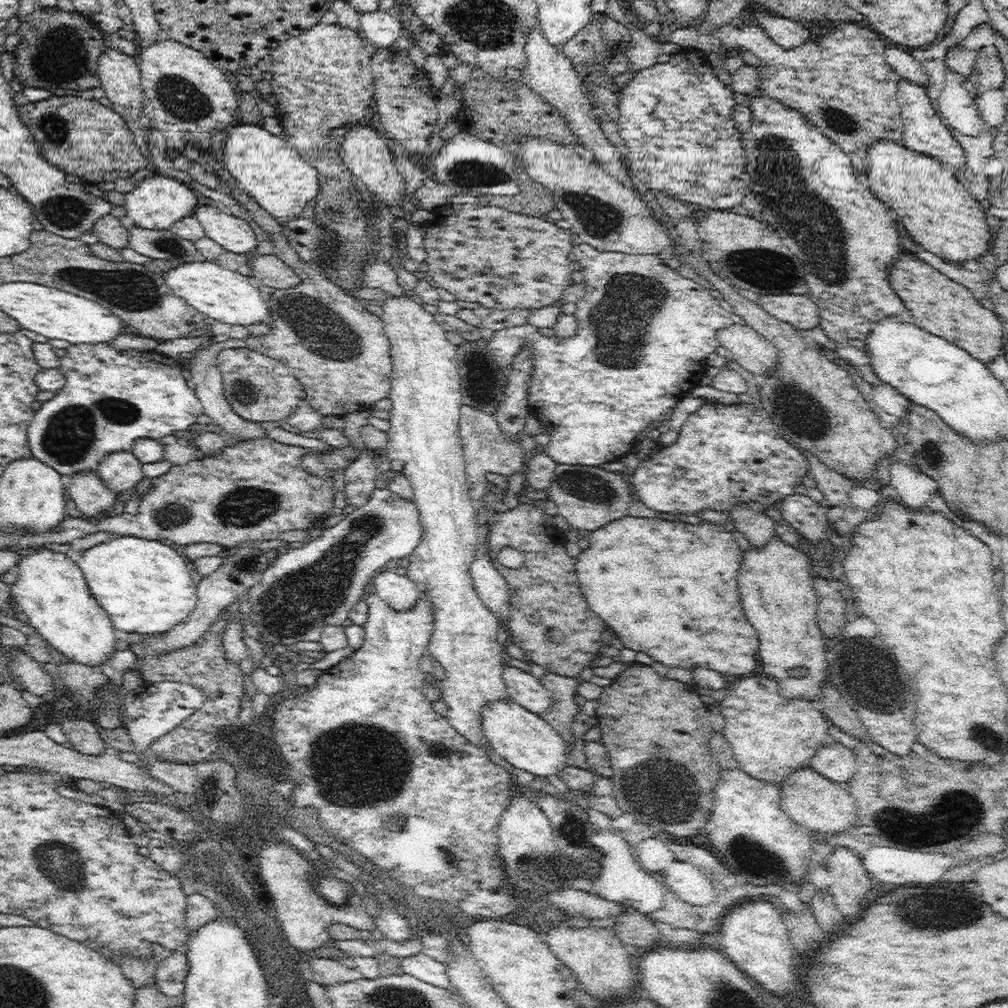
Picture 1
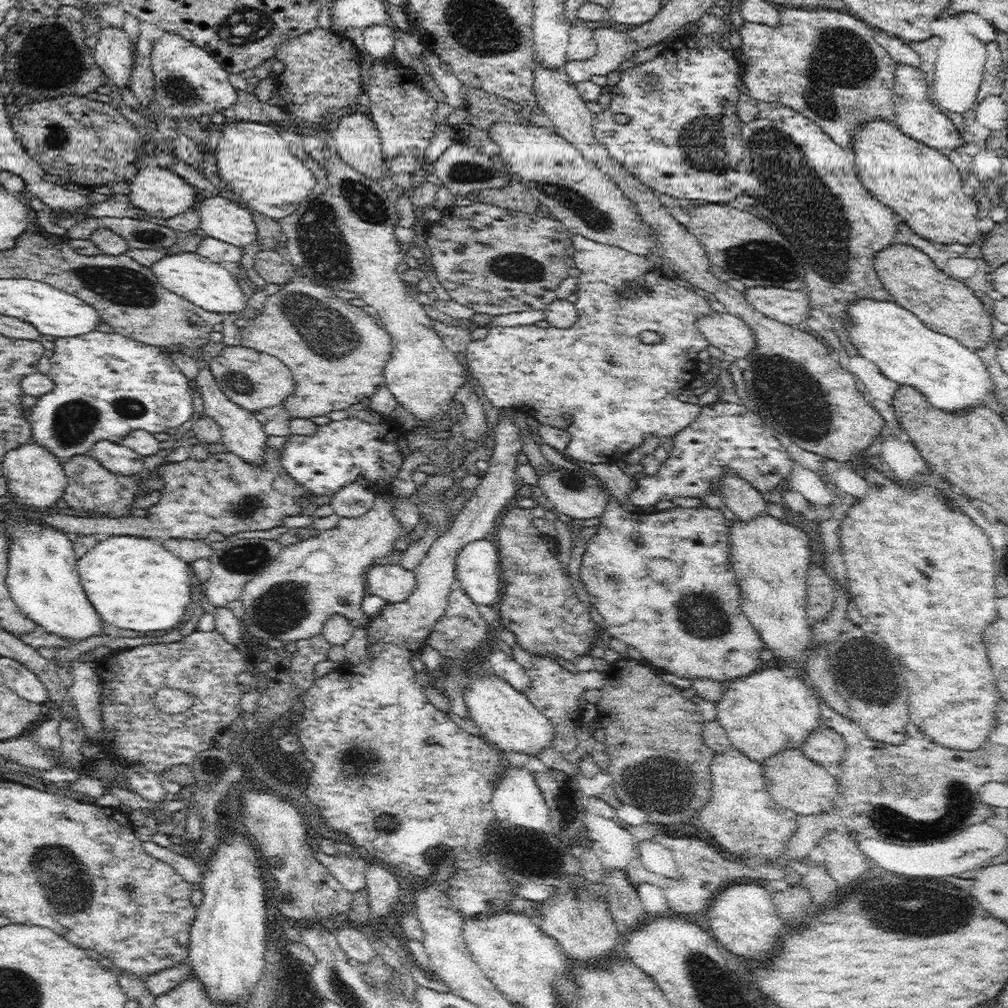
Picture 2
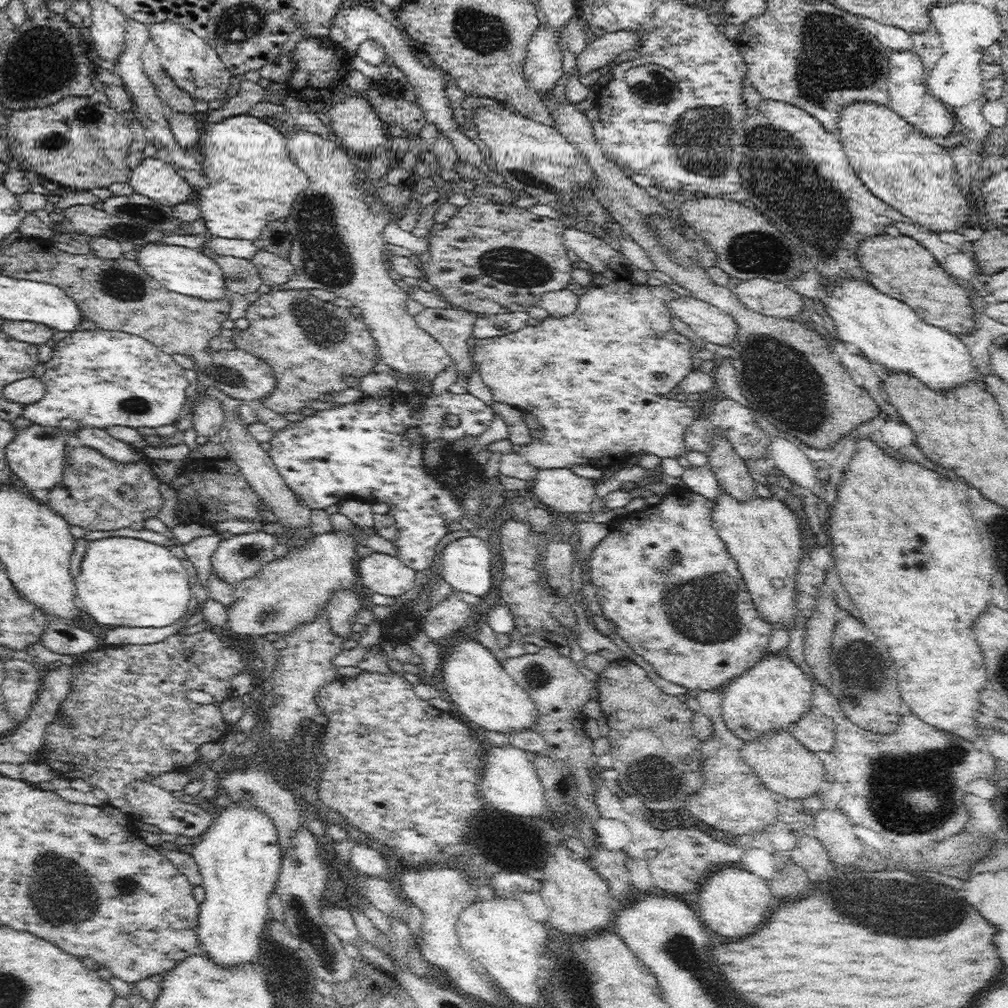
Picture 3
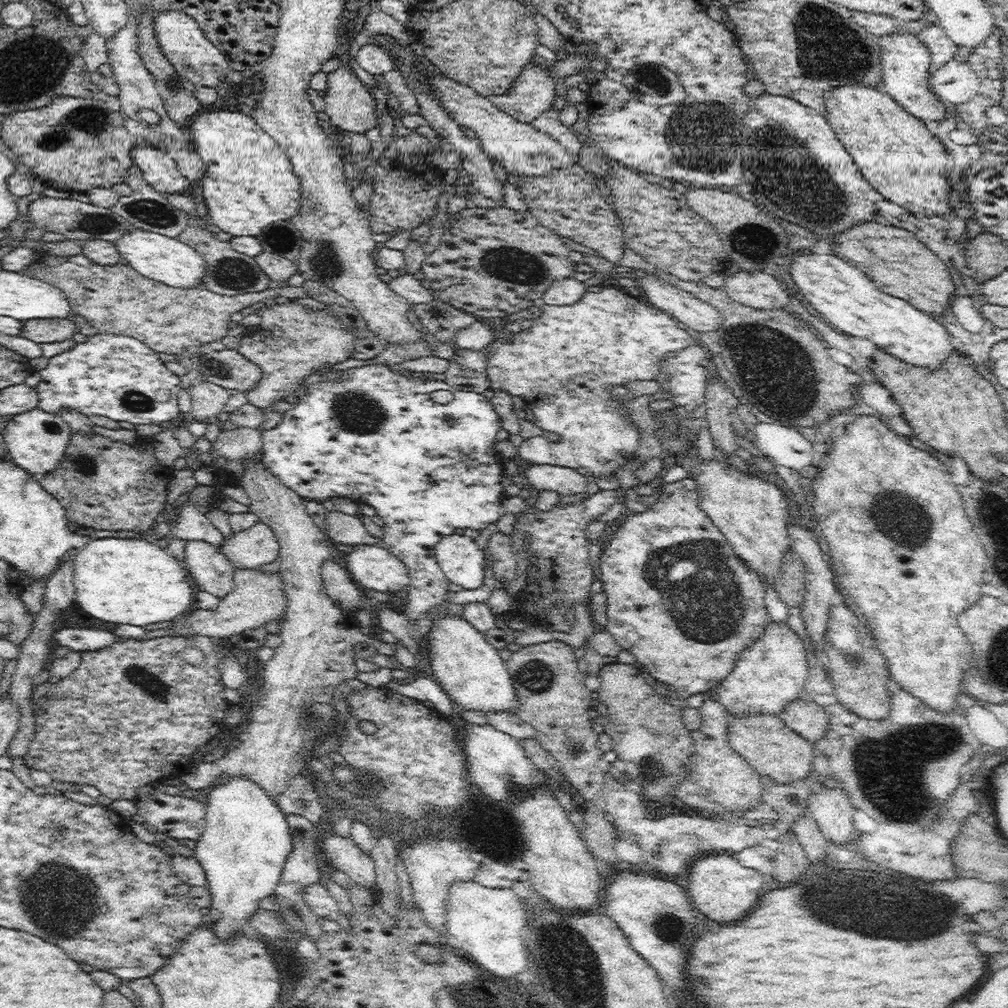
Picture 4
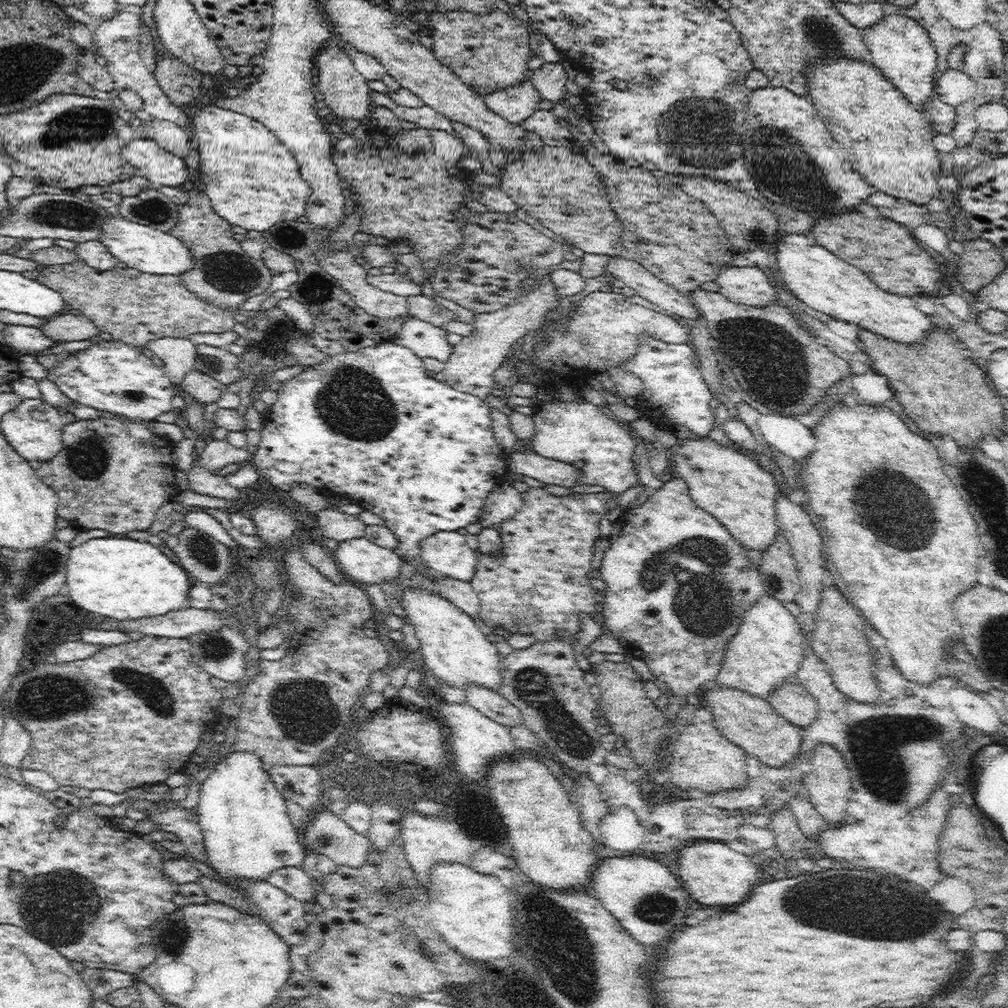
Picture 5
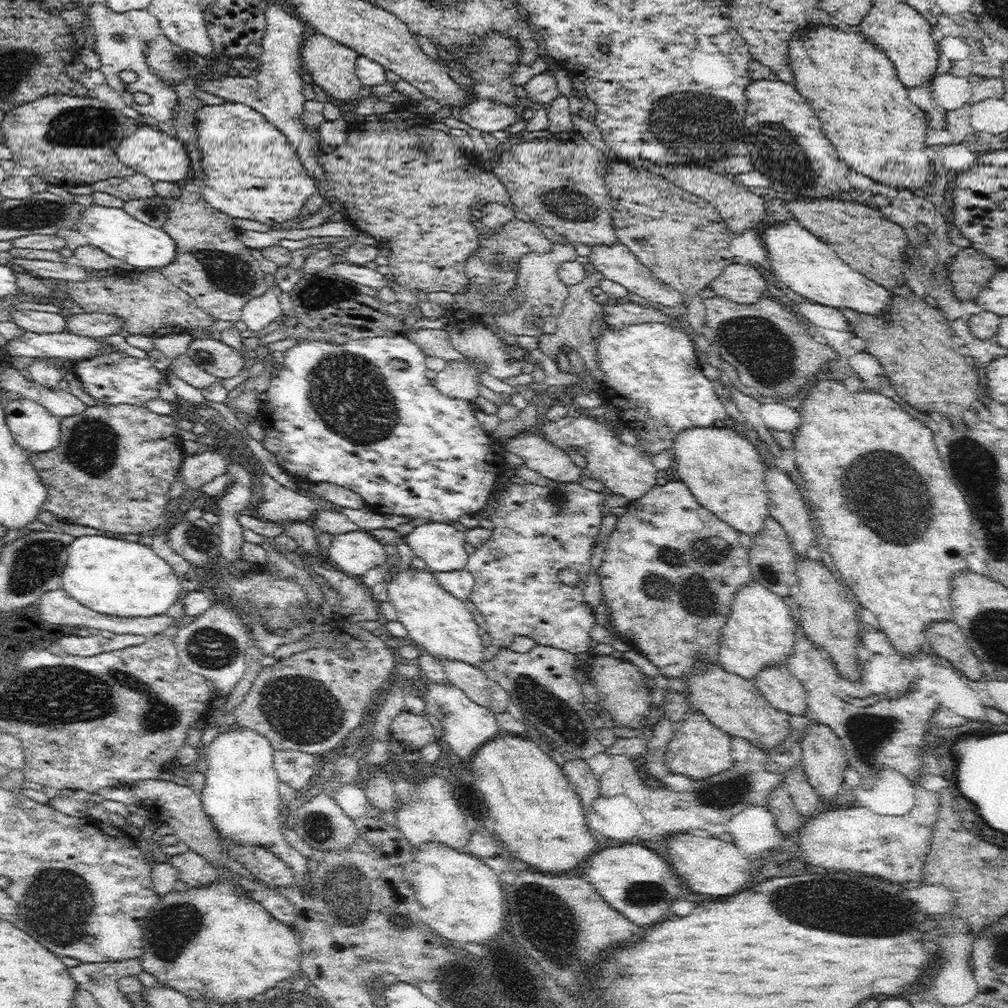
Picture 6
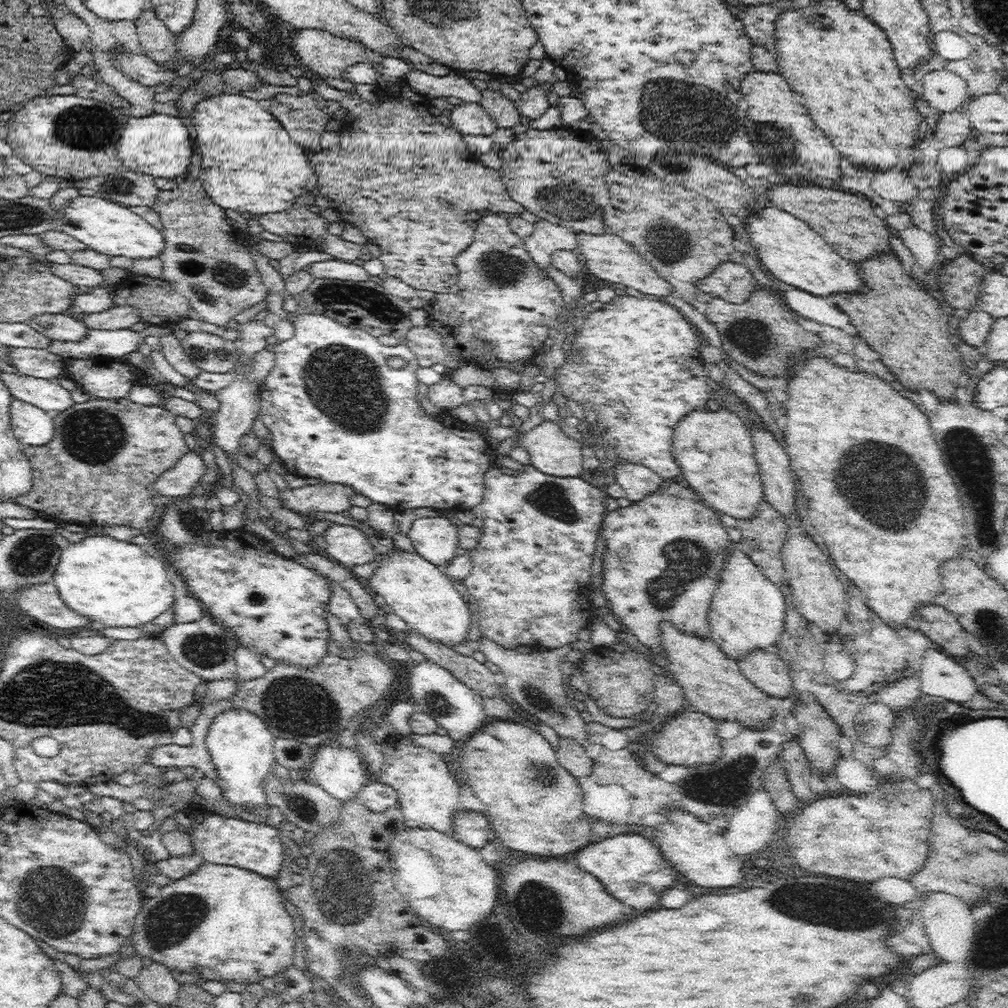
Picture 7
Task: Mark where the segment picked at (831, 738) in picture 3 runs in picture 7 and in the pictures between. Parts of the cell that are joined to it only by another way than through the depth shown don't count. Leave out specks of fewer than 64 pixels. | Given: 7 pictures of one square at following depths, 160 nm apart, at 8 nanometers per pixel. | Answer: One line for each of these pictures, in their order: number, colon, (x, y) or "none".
4: (810, 720)
5: (792, 701)
6: (785, 692)
7: (766, 670)

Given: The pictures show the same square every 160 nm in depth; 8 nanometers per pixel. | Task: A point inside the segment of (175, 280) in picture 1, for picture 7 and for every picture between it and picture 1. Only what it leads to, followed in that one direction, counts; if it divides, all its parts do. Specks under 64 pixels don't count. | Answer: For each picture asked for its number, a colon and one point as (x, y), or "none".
2: (214, 287)
3: (189, 272)
4: (167, 260)
5: (142, 247)
6: (139, 246)
7: (105, 226)

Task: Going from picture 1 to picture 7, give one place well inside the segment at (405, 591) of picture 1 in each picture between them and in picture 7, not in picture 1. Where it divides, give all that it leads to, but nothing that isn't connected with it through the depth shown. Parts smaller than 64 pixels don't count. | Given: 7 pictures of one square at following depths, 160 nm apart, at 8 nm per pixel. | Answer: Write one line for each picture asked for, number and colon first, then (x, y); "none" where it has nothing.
2: (394, 583)
3: (385, 574)
4: (374, 566)
5: (358, 558)
6: (355, 552)
7: (348, 545)

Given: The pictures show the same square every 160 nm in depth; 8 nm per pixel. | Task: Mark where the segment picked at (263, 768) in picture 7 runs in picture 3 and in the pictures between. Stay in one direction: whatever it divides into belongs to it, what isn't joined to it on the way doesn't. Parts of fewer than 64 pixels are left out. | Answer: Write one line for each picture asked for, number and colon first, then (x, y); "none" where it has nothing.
3: (239, 859)
4: (246, 842)
5: (247, 832)
6: (241, 798)

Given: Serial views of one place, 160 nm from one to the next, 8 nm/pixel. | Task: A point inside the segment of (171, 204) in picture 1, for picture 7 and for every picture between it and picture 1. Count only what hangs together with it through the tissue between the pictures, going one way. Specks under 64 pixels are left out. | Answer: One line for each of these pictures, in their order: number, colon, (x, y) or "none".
2: (160, 192)
3: (155, 179)
4: (160, 172)
5: (161, 168)
6: (161, 157)
7: (159, 145)

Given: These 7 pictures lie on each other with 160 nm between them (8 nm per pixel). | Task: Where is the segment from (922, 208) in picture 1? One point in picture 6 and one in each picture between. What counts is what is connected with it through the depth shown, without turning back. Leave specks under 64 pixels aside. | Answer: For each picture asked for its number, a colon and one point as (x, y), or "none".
2: (920, 184)
3: (907, 170)
4: (897, 154)
5: (888, 140)
6: (853, 87)

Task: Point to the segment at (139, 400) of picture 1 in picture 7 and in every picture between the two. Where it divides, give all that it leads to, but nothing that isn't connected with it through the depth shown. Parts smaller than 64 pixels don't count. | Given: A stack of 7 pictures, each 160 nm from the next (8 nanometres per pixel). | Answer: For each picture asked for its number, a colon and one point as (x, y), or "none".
2: (106, 385)
3: (98, 378)
4: (119, 377)
5: (113, 376)
6: (115, 378)
7: (105, 377)

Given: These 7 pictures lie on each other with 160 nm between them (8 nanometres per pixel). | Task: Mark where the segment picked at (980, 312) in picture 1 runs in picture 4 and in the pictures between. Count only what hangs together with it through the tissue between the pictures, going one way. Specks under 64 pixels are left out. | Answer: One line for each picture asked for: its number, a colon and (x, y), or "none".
2: (944, 304)
3: (900, 267)
4: (900, 265)

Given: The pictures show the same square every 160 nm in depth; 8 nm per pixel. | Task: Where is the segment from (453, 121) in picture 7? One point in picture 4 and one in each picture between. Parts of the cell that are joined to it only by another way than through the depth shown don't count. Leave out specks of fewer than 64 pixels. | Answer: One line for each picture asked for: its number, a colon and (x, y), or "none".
4: (532, 93)
5: (518, 102)
6: (487, 116)

